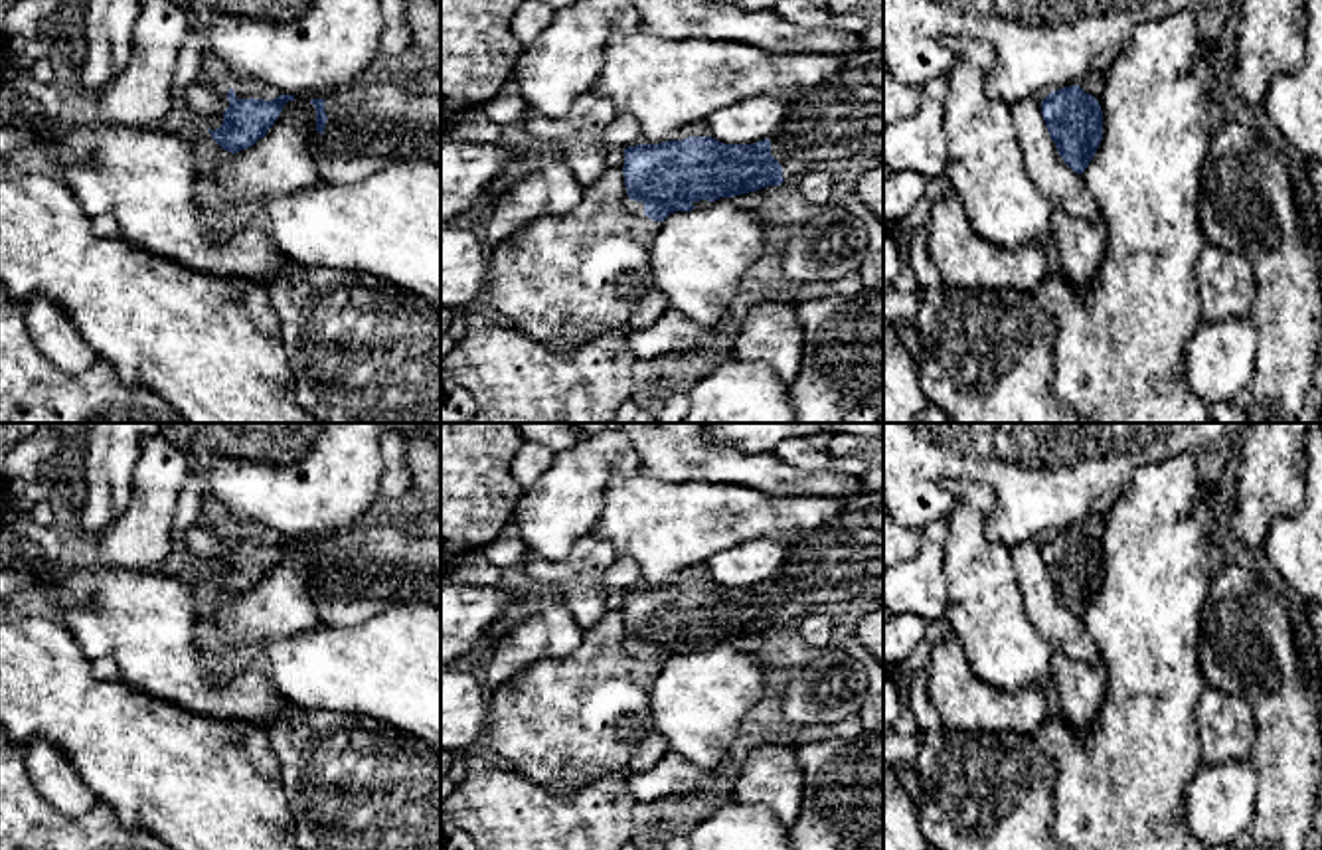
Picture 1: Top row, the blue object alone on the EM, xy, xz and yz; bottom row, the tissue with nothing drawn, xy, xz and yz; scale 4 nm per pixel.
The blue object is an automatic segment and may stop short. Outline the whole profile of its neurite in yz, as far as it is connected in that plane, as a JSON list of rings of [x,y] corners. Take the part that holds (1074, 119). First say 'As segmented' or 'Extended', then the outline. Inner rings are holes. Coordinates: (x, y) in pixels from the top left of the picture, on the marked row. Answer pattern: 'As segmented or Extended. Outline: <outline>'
As segmented. Outline: [[[1079,85],[1051,91],[1041,101],[1041,115],[1063,162],[1083,174],[1103,140],[1099,101]]]

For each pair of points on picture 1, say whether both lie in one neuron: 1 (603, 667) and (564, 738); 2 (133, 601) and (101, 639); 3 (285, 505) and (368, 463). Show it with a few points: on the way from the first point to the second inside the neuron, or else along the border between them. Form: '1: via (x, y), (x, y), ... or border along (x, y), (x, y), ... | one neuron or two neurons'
1: via (601, 684), (597, 700), (578, 720) | one neuron
2: via (123, 611), (105, 629) | one neuron
3: via (305, 485), (329, 463), (348, 463) | one neuron

